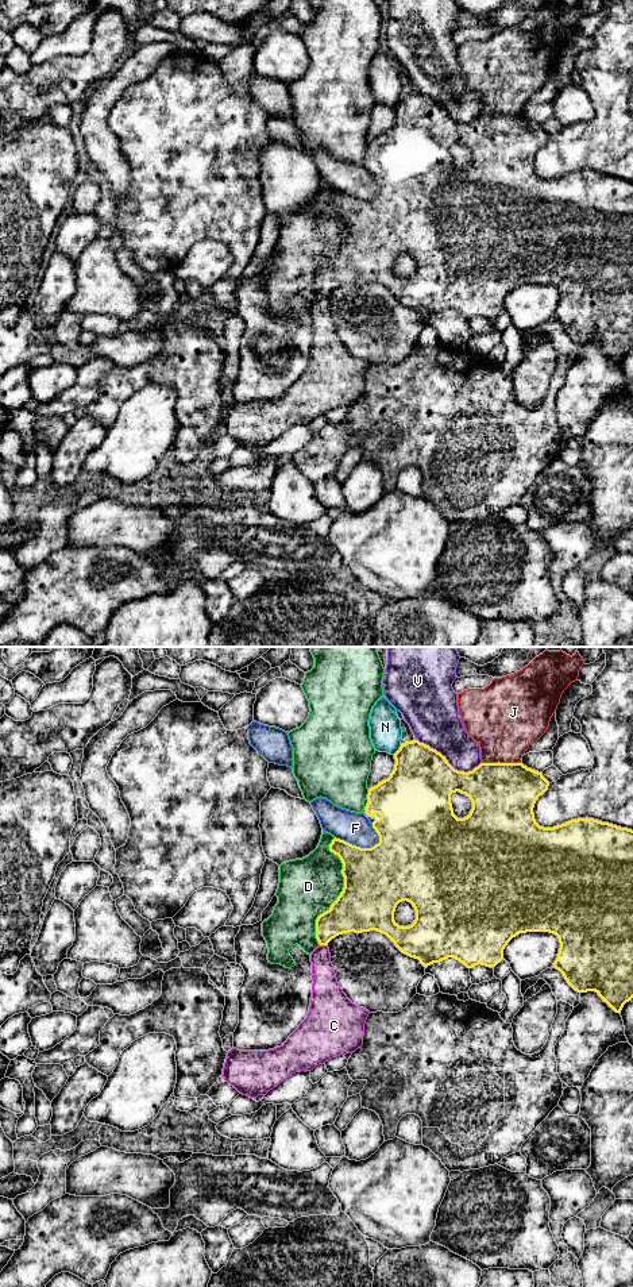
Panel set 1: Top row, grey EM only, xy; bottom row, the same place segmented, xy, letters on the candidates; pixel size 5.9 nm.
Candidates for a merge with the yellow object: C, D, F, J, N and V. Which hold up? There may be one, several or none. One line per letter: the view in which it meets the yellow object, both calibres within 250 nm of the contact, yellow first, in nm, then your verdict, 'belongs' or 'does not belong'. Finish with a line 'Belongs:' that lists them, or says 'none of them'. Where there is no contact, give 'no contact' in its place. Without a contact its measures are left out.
C: xy | 240/150 nm | does not belong
D: xy | 380/340 nm | does not belong
F: xy | 380/190 nm | does not belong
J: xy | 380/400 nm | does not belong
N: xy | 380/190 nm | does not belong
V: xy | 380/300 nm | does not belong
Belongs: none of them

